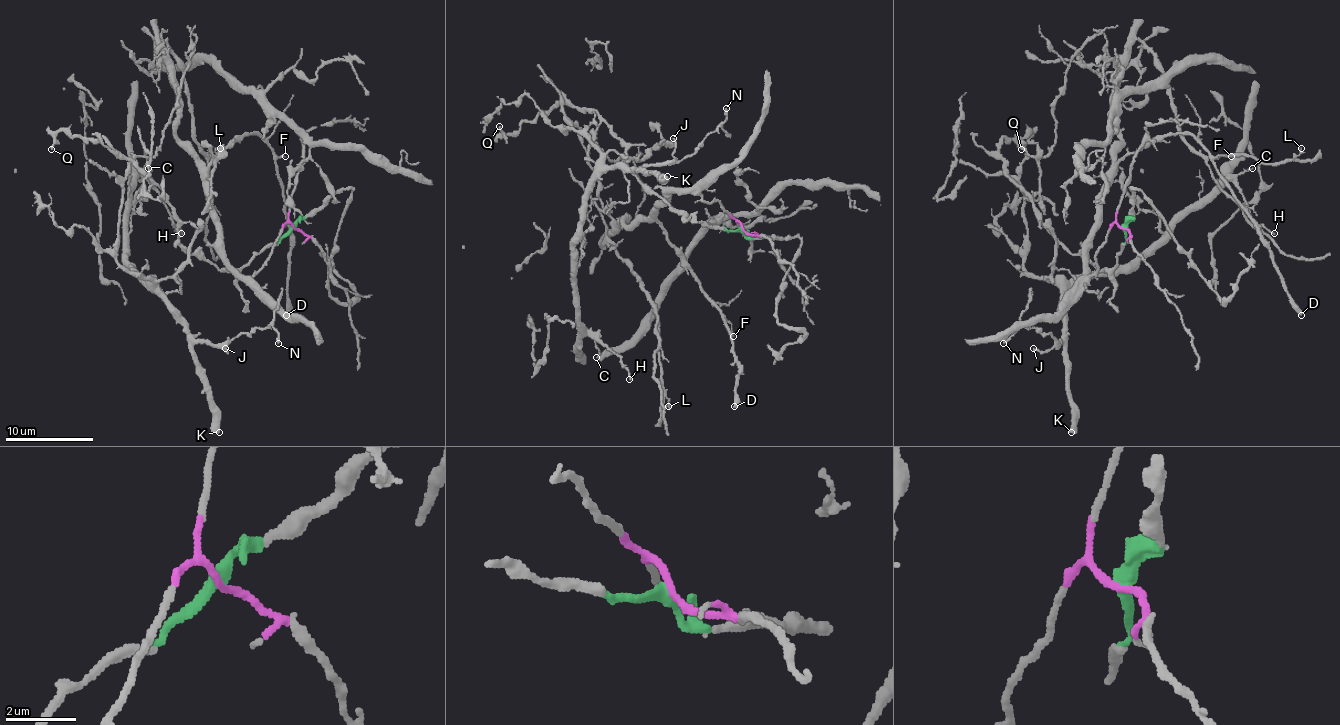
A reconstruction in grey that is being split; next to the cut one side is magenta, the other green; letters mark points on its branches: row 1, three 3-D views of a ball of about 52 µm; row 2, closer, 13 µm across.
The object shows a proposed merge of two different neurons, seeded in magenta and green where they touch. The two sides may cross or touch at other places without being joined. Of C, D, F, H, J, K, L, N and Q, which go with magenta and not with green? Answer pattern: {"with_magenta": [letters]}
{"with_magenta": ["D", "F", "L"]}

